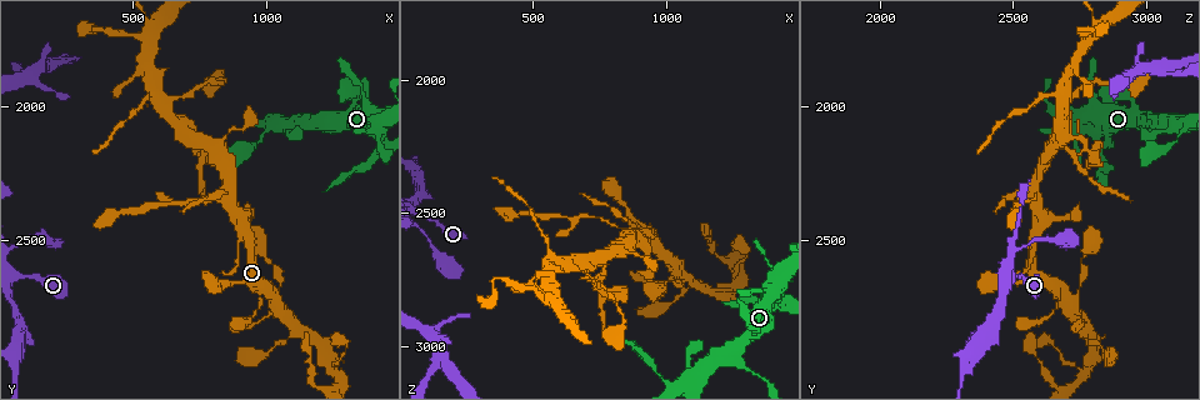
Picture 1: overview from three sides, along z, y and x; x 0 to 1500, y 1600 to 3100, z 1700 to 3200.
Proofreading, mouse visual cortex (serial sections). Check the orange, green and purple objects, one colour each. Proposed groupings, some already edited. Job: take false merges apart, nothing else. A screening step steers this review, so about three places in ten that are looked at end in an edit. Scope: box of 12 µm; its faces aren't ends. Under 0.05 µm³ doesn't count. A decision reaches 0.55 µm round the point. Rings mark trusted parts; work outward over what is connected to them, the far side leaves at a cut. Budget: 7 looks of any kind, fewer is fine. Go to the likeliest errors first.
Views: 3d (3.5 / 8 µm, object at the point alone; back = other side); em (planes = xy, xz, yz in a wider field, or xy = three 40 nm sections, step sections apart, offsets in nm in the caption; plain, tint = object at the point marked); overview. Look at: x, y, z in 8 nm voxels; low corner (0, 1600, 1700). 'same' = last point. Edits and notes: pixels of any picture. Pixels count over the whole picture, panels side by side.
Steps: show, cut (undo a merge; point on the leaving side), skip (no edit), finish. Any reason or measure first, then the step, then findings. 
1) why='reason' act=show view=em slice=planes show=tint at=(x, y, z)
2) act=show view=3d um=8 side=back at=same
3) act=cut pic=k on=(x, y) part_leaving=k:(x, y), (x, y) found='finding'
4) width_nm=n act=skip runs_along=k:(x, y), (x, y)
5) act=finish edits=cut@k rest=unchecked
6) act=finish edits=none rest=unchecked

why='branch point' act=show view=3d um=3.5 side=back at=(870, 2340, 2580)

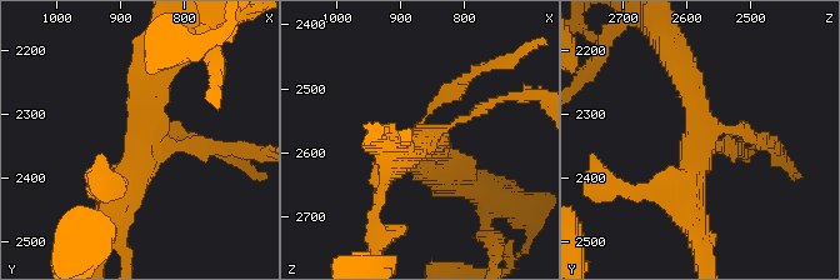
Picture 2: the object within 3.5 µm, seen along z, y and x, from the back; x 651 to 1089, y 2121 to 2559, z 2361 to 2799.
act=show view=em slice=xy step=1 show=tint at=(865, 2350, 2580)

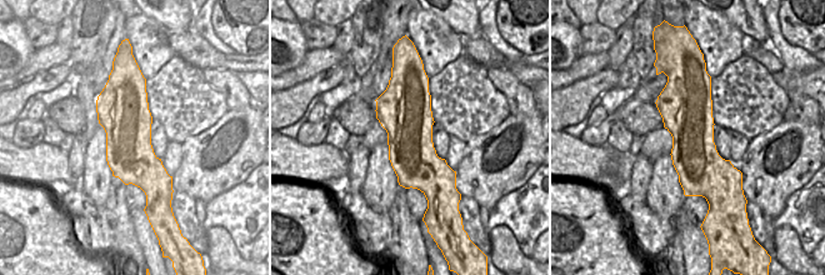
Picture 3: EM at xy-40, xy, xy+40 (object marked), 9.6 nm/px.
why='cut it another way' act=show view=em slice=xy step=3 show=tint at=same

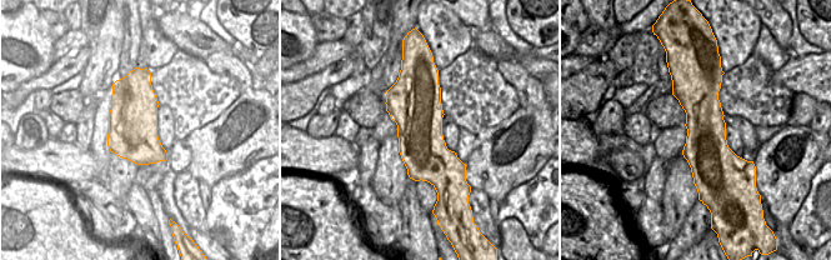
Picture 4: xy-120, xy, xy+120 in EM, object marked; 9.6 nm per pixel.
act=skip runs_along=2:(115, 216), (153, 64) found='one cell here'

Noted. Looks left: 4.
why='looks like a crossing' act=show view=3d um=3.5 at=(710, 2110, 2690)

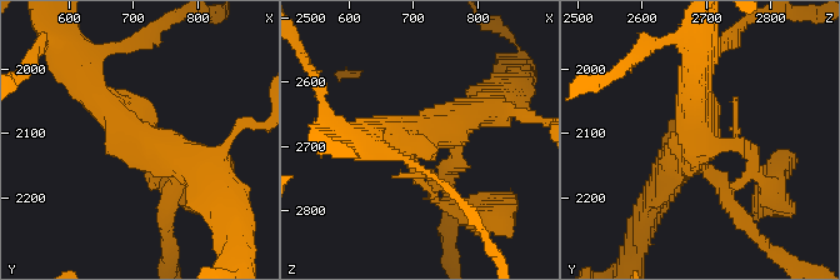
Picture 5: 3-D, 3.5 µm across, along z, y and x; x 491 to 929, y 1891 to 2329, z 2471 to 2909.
why='now the EM' act=show view=em slice=xy step=2 show=tint at=(705, 2115, 2685)

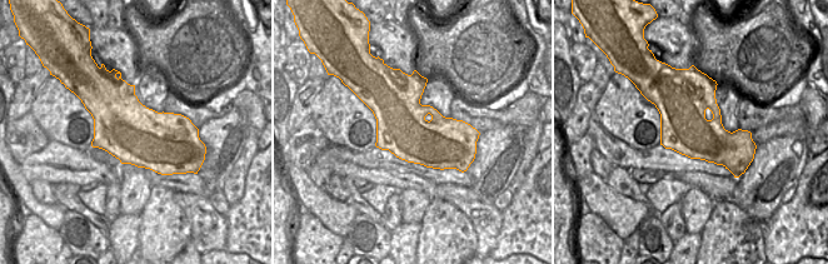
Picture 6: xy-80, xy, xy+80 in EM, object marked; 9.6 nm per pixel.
act=cut pic=5 on=(731, 204) found='a second cell is stuck on'

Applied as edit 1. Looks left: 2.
act=finish edits=cut@5 rest=unchecked

